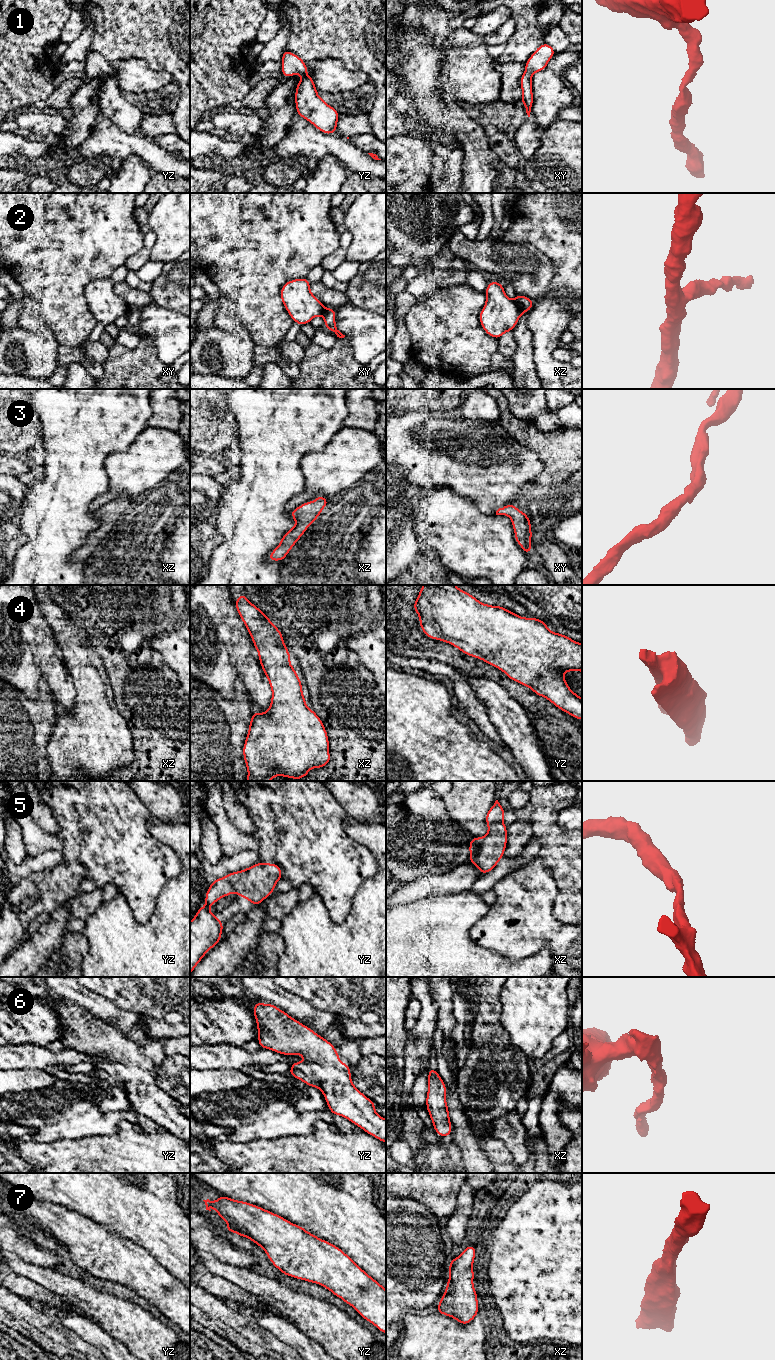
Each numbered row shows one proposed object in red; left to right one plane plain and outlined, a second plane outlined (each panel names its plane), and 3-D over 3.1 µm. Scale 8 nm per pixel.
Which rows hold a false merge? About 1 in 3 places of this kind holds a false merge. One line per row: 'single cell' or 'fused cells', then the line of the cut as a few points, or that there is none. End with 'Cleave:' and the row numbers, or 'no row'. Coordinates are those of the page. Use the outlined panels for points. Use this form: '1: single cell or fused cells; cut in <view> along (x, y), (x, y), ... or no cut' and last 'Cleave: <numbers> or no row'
1: single cell; no cut
2: fused cells; cut in xz along (514, 301), (522, 312)
3: single cell; no cut
4: single cell; no cut
5: single cell; no cut
6: single cell; no cut
7: single cell; no cut
Cleave: 2

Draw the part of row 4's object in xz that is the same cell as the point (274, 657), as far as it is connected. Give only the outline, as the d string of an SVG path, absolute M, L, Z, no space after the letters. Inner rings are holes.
M247 594L236 597L235 607L252 638L272 691L269 709L264 713L253 711L251 716L243 745L248 771L246 781L272 781L274 776L301 780L312 768L324 768L331 762L327 731L315 710L306 705L301 680L290 664L291 655L281 631L266 614L249 602Z

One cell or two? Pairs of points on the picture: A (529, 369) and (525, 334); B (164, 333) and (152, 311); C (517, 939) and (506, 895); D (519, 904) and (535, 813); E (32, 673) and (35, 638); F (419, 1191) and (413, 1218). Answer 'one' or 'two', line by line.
A: one
B: one
C: one
D: two
E: one
F: two

